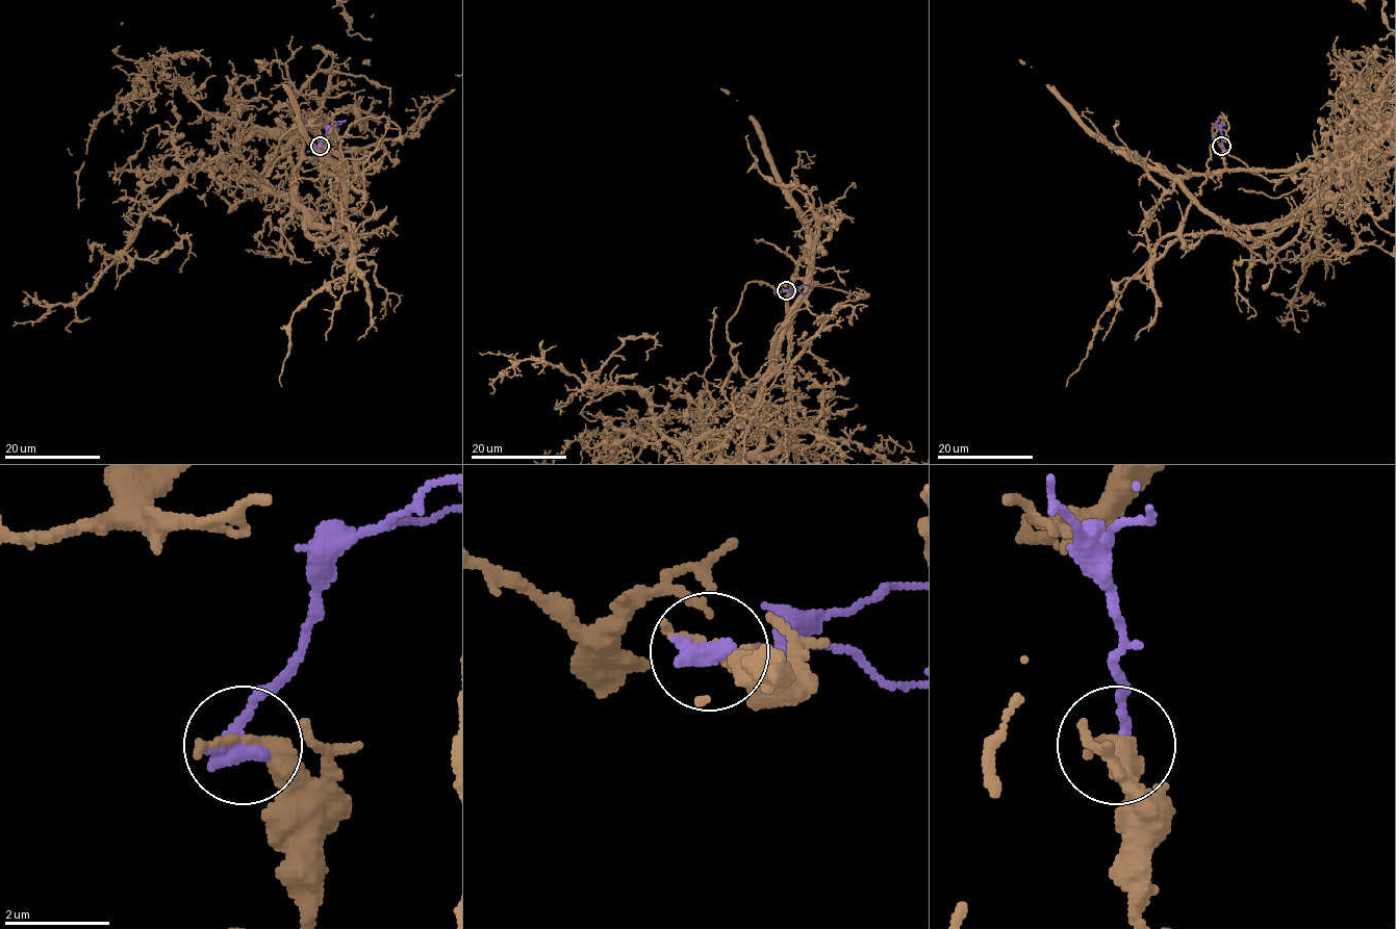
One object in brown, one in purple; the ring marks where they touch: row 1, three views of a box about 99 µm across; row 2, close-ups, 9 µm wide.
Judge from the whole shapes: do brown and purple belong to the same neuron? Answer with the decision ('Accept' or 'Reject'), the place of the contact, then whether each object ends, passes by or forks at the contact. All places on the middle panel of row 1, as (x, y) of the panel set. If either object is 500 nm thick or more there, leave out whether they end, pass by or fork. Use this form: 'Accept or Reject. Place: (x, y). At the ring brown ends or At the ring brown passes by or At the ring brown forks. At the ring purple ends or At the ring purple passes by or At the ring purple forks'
Reject. Place: (786, 290). At the ring brown ends. At the ring purple ends

